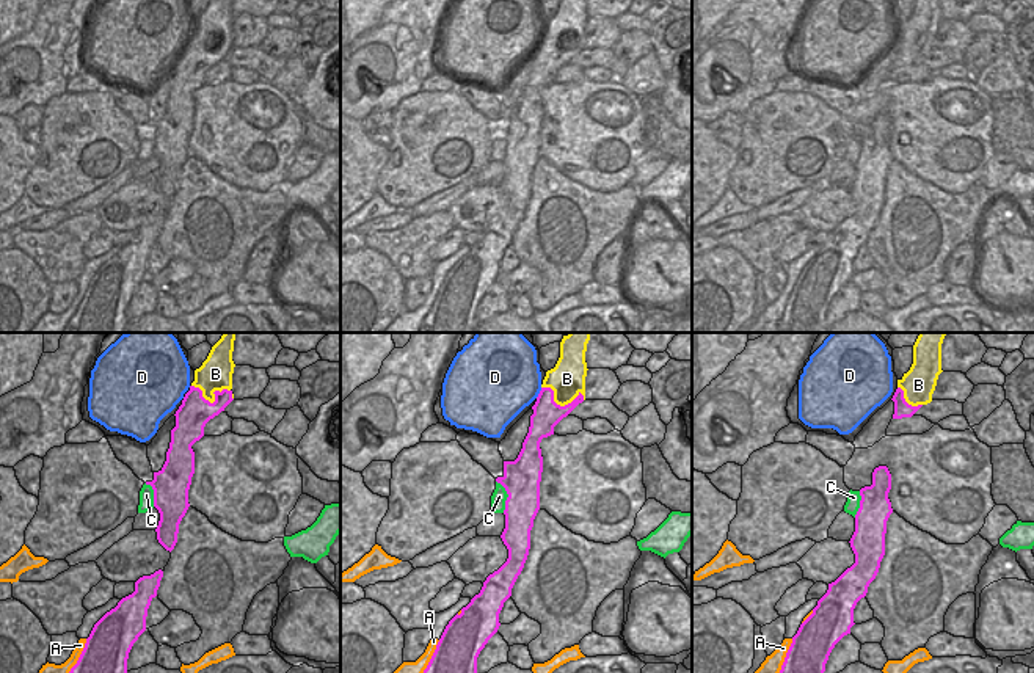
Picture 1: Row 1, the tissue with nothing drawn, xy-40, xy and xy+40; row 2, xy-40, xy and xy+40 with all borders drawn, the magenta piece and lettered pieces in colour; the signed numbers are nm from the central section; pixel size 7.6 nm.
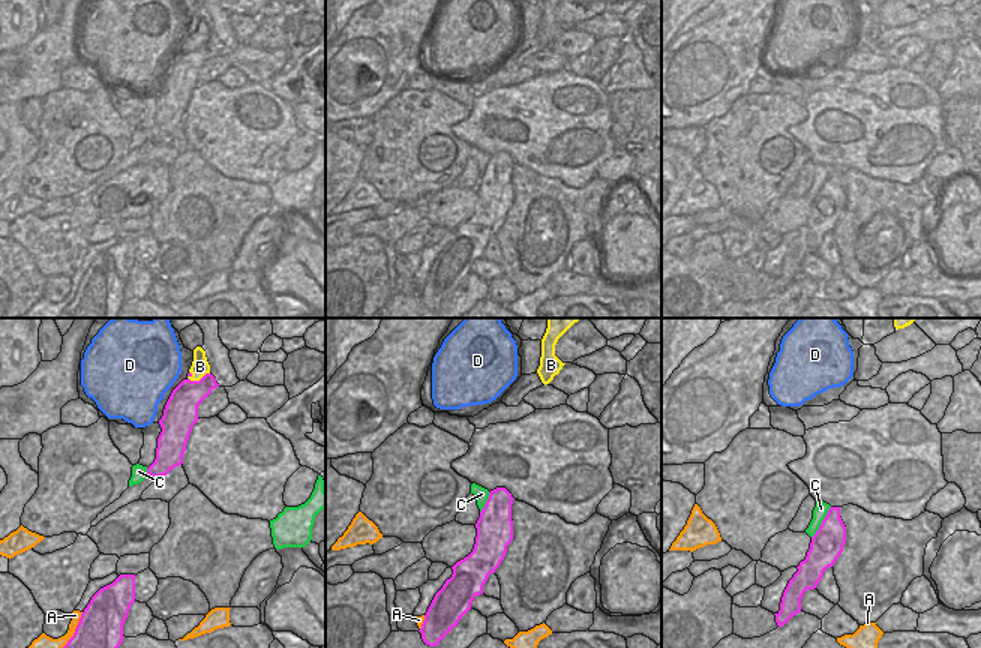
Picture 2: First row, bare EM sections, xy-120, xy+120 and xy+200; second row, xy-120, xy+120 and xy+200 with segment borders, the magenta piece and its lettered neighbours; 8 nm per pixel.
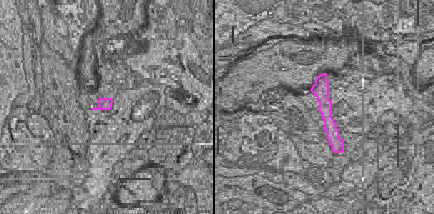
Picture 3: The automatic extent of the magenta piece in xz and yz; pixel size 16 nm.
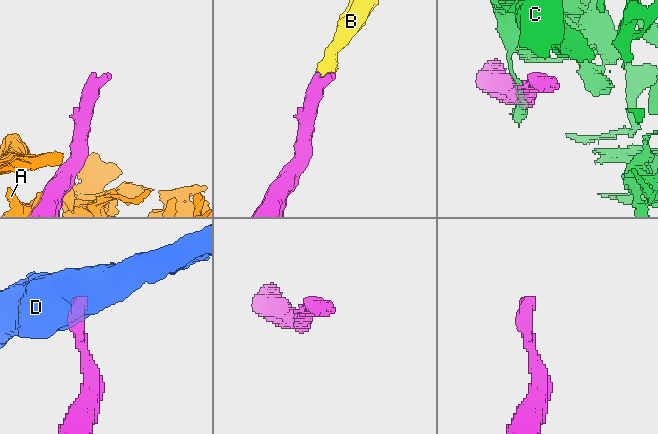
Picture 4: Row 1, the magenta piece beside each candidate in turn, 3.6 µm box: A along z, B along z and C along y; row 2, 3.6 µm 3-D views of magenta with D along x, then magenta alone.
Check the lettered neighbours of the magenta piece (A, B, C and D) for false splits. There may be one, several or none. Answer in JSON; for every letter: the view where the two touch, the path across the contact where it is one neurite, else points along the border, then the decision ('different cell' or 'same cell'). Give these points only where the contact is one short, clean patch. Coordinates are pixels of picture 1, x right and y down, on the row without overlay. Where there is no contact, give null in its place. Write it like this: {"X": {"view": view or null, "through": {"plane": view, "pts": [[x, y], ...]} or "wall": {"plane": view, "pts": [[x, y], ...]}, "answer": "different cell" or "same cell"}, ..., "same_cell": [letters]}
{"A": {"view": "xy-40", "answer": "different cell"}, "B": {"view": "xy", "through": {"plane": "xy", "pts": [[546, 63], [559, 54], [559, 44], [567, 27]]}, "answer": "same cell"}, "C": {"view": "xy", "answer": "different cell"}, "D": {"view": "xy", "answer": "different cell"}, "same_cell": ["B"]}

